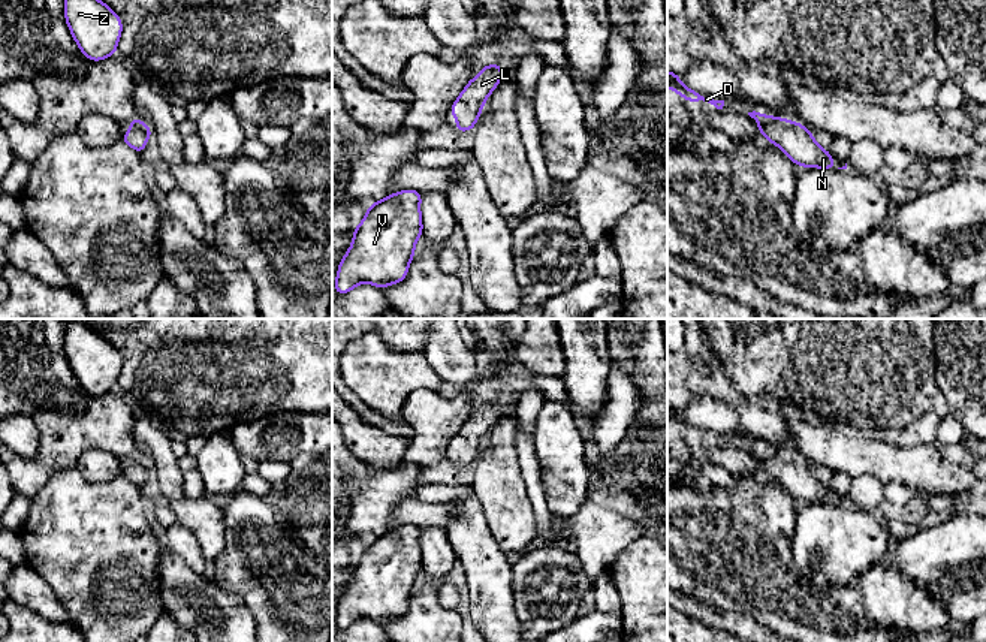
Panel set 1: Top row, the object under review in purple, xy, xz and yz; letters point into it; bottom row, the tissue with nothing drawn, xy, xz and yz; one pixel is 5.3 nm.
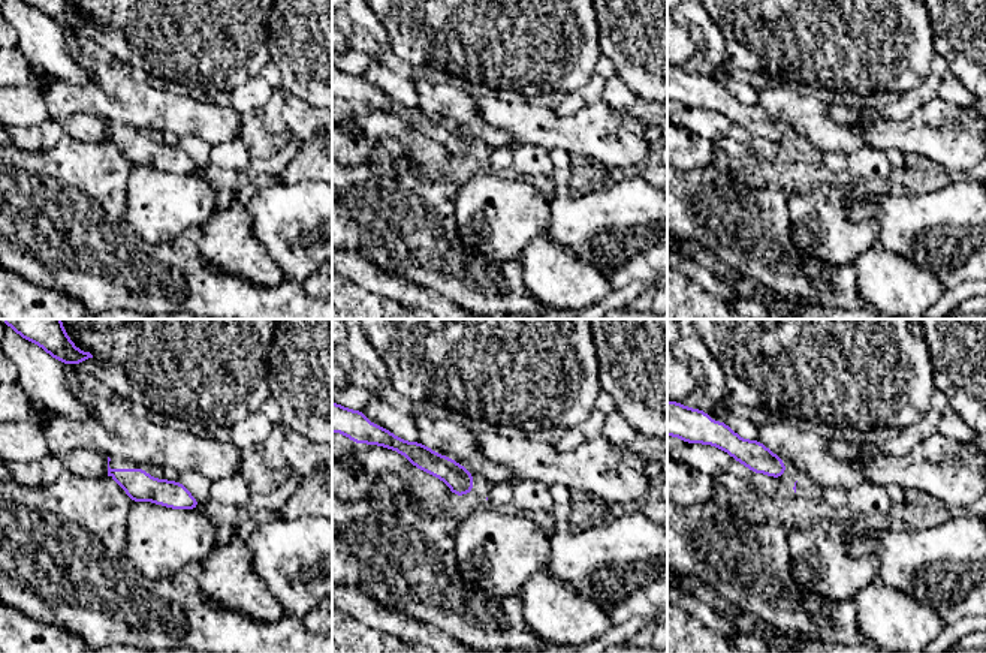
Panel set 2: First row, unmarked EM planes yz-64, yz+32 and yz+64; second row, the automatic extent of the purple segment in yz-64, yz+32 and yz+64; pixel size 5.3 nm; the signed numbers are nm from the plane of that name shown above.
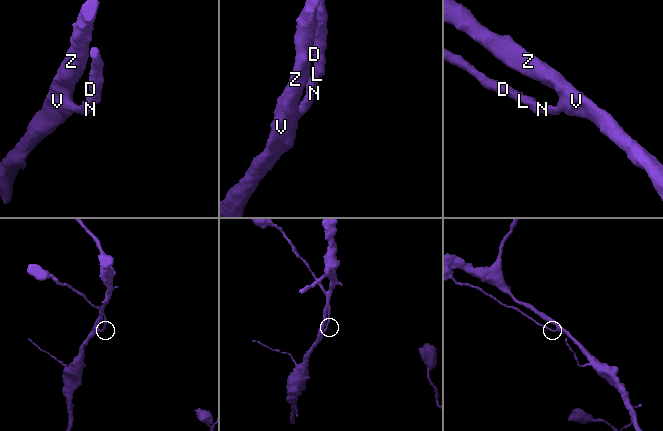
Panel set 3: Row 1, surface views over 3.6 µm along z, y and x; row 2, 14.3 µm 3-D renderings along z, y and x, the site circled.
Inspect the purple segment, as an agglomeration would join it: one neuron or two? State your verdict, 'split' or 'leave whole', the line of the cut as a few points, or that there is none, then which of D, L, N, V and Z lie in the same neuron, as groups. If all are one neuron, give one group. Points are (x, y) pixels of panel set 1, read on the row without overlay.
leave whole; no cut; D L N V Z

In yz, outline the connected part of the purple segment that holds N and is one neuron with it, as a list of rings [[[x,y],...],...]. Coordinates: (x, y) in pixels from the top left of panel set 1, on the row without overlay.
[[[748,447],[759,459],[760,470],[775,479],[797,501],[832,504],[836,497],[829,485],[817,480],[812,468],[800,458],[760,447]]]

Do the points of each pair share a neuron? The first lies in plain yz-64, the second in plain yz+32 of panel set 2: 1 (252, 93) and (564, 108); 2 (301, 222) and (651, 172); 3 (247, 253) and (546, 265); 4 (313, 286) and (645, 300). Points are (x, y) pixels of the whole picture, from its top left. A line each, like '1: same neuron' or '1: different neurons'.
1: same neuron
2: different neurons
3: same neuron
4: same neuron

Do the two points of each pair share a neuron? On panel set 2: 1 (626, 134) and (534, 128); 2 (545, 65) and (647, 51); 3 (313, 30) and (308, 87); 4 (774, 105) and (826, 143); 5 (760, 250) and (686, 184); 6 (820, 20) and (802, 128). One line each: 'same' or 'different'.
1: same
2: different
3: same
4: same
5: same
6: different

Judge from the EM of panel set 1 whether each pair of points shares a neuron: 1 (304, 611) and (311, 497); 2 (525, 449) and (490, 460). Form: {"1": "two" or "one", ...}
{"1": "two", "2": "two"}

